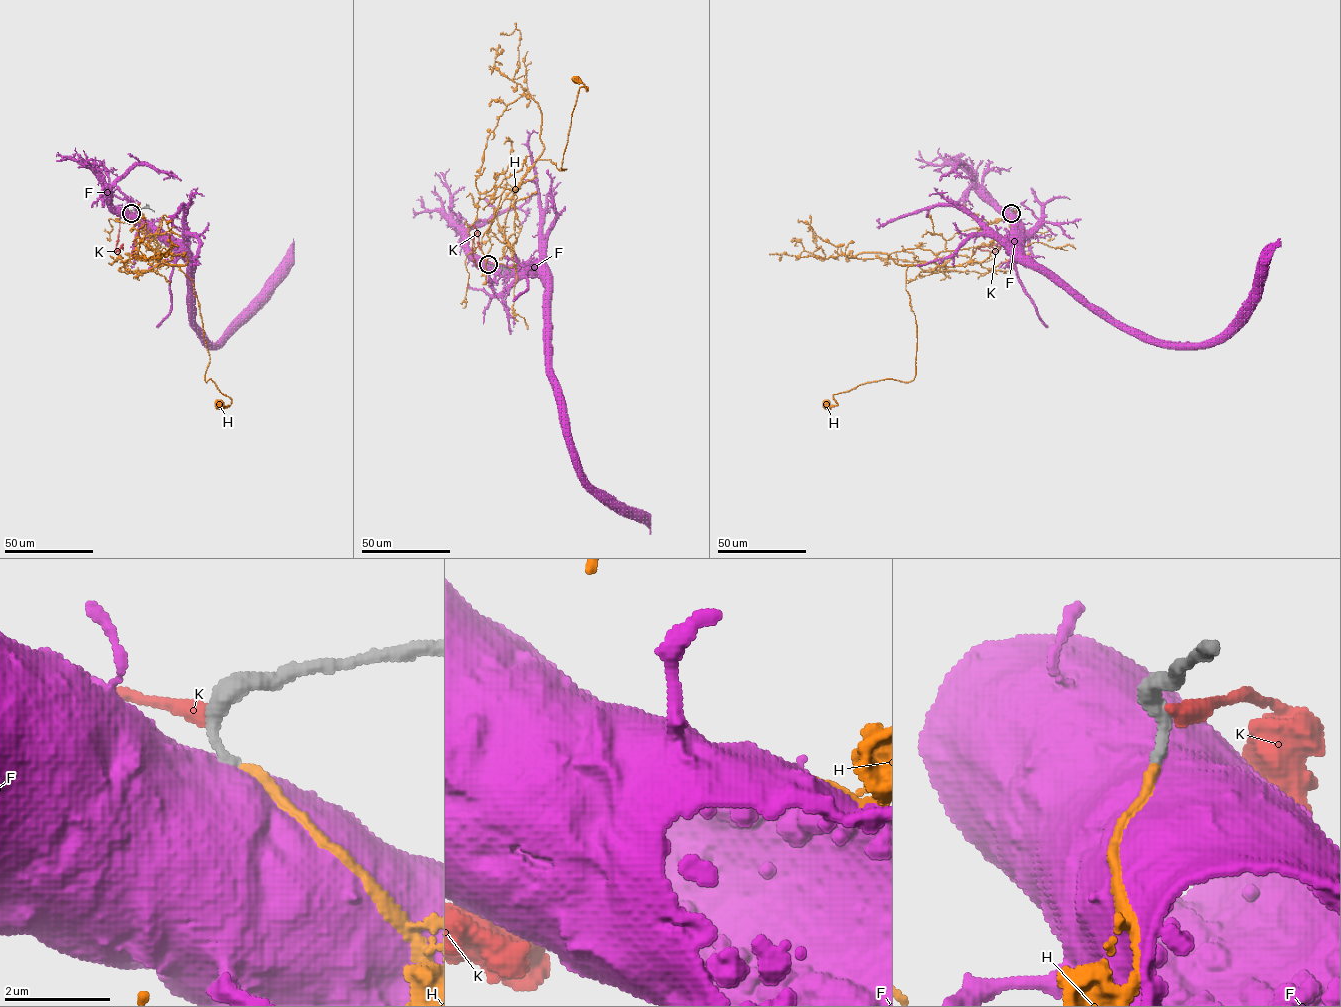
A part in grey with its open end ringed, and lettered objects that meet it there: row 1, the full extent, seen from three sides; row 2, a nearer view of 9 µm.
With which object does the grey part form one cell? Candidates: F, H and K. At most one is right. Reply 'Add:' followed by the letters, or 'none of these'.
Add: H

